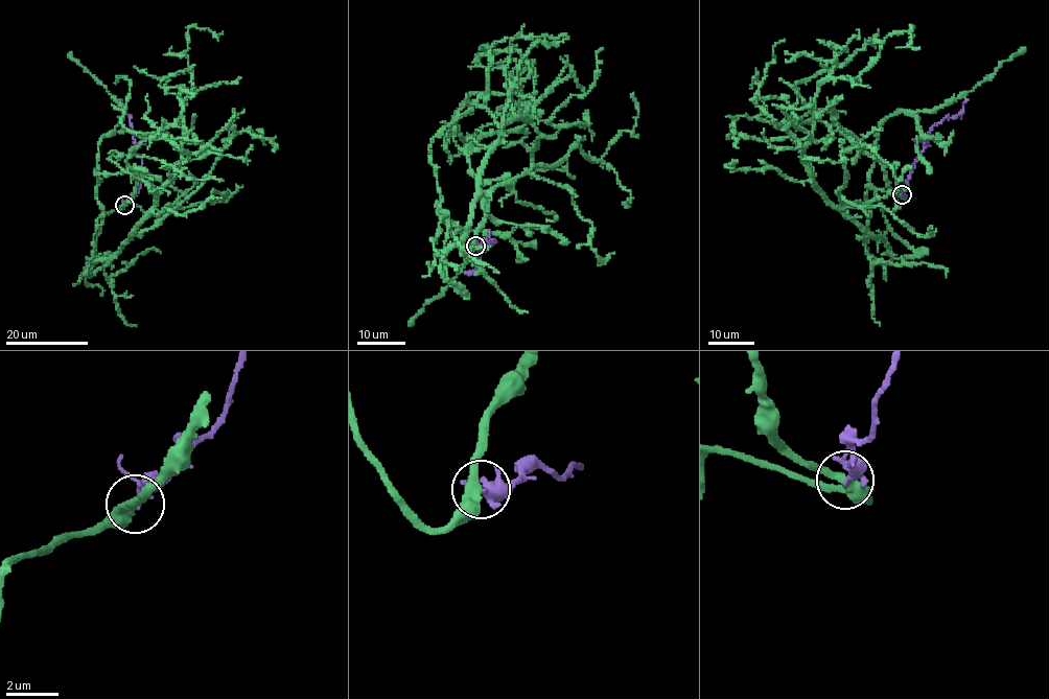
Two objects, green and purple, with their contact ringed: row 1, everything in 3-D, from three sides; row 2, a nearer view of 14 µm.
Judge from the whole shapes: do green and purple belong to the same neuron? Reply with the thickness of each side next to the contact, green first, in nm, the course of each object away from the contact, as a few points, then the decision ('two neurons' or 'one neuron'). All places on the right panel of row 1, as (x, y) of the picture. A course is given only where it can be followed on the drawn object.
400 nm thick on the green side, 280 nm on the other; green runs (901, 194), (876, 200), (926, 252), (900, 259), (828, 200), (805, 144), (824, 82), (911, 26), (918, 48); purple runs (901, 194), (915, 159), (924, 148), (924, 138), (933, 126), (955, 117), (965, 99); two neurons

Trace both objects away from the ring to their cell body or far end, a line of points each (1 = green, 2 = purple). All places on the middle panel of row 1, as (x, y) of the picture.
1: (474, 245), (447, 225), (446, 276), (466, 297), (442, 259), (525, 105), (532, 172), (575, 178)
2: (474, 245), (492, 240), (482, 247), (479, 266), (470, 271)

